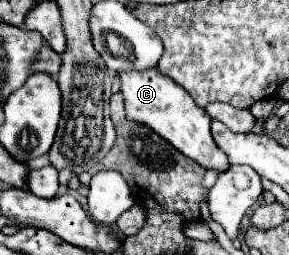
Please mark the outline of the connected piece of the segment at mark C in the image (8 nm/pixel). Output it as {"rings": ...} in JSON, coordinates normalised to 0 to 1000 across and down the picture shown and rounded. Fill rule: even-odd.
{"rings":[[[543,267],[502,275],[502,282],[419,282],[405,306],[419,314],[419,361],[433,376],[439,463],[509,486],[557,541],[571,541],[592,573],[606,573],[626,604],[675,627],[716,667],[730,659],[765,682],[799,651],[785,612],[758,588],[758,573],[744,565],[730,533],[723,447],[702,424],[689,424],[626,337],[606,337],[592,306],[557,298]]]}

